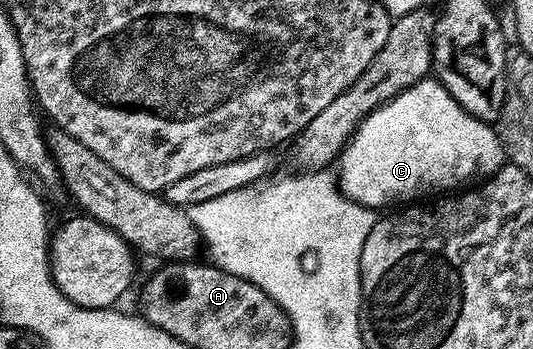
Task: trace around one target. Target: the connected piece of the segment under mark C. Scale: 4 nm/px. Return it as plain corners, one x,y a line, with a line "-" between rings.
427,76
407,90
402,90
383,106
376,107
354,129
353,136
346,141
345,148
336,159
336,177
346,197
378,212
381,211
381,206
394,208
399,204
414,204
431,196
461,191
479,180
489,178
506,161
506,153
498,139
497,129
491,123
482,122
464,108
460,108
460,104
456,104
448,88
444,88
437,77

